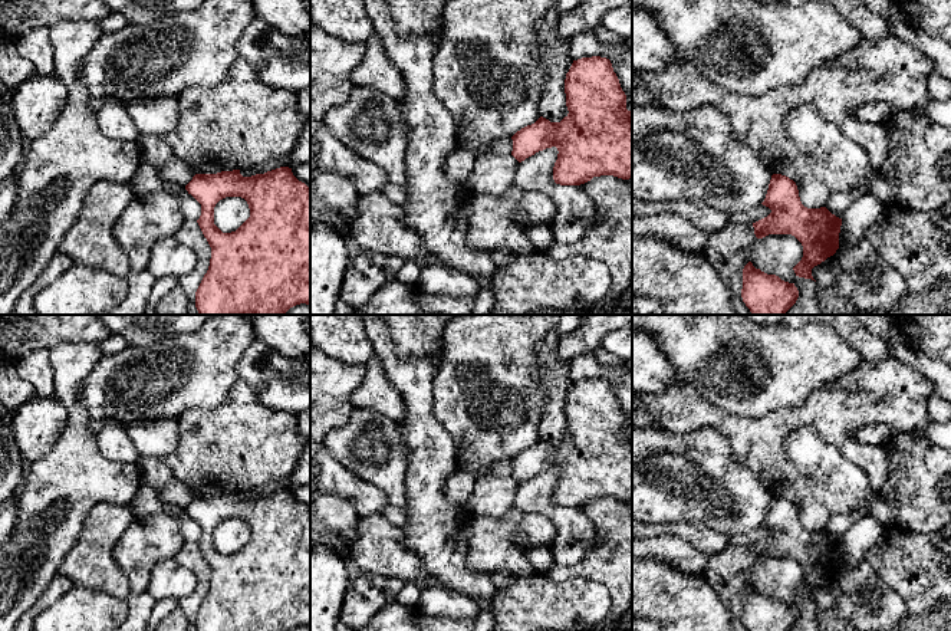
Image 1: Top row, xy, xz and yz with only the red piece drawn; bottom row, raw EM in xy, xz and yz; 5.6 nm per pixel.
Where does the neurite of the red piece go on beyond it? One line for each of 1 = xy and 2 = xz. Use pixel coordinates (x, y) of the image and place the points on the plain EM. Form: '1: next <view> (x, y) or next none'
1: next none
2: next none

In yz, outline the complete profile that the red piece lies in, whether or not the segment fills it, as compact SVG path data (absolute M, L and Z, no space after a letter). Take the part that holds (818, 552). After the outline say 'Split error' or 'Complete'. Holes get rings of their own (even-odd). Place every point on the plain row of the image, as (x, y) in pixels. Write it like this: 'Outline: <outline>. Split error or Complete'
Outline: M773 496L763 528L771 535L753 545L754 556L763 561L769 556L792 556L803 568L803 579L793 589L796 598L813 601L812 591L839 571L842 540L826 529L807 530L802 526L797 507L781 496Z. Complete

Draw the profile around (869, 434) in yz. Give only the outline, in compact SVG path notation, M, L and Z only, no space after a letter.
M873 423L858 427L853 433L850 433L849 440L855 440L865 446L883 446L888 443L891 444L895 437L896 433L892 431L888 425Z

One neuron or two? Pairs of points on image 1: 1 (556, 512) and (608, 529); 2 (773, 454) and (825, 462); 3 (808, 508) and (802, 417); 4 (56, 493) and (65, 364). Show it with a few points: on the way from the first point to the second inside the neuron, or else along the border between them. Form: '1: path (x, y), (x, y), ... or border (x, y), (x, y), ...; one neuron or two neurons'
1: border (578, 508), (596, 533); two neurons
2: border (799, 424), (785, 440), (785, 454), (806, 483); two neurons
3: path (795, 483), (776, 463), (777, 434); one neuron
4: path (75, 462), (75, 408), (68, 395); one neuron

